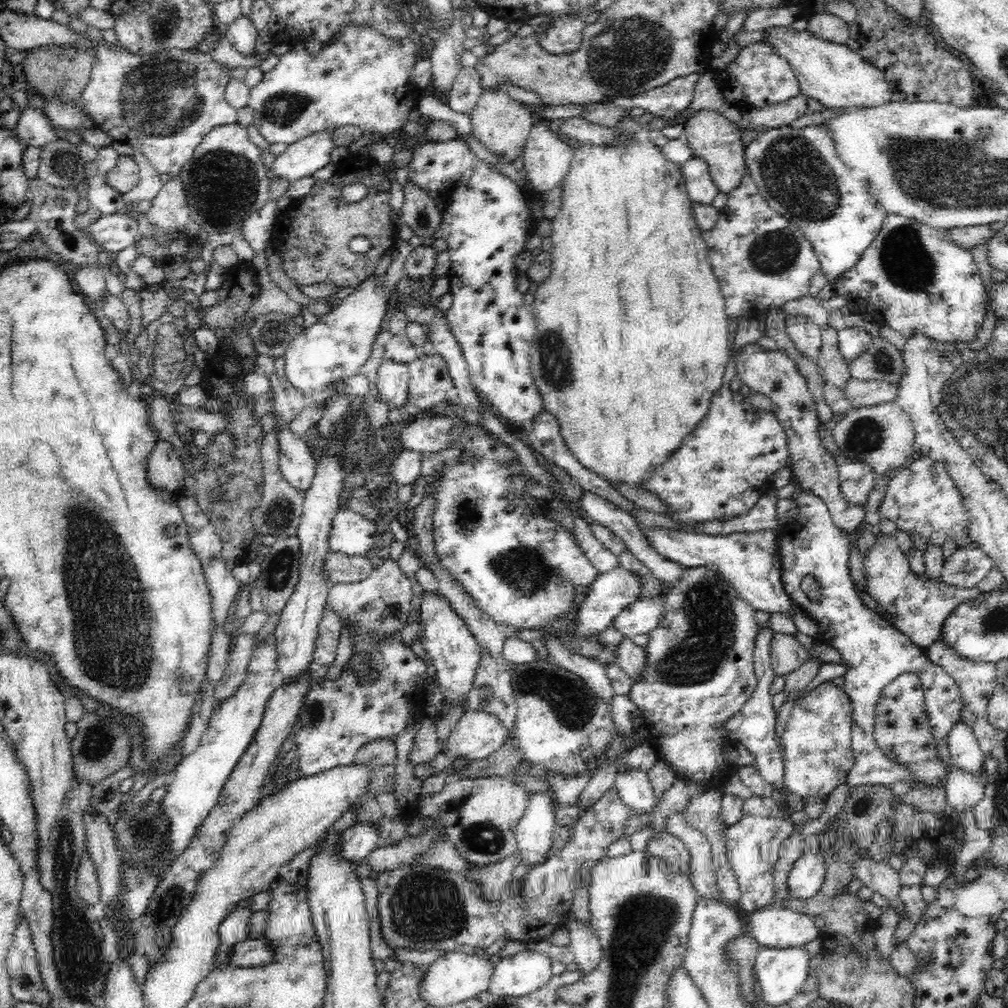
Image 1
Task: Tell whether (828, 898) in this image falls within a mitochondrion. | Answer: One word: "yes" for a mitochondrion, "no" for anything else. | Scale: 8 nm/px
no

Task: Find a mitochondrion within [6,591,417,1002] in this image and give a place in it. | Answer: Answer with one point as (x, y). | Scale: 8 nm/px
(79, 954)

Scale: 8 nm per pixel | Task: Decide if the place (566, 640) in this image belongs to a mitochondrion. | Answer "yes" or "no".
no

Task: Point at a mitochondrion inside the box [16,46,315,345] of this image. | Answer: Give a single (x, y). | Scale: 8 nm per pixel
(161, 99)

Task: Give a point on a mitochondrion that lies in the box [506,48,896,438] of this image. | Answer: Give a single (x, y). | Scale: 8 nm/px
(796, 178)

